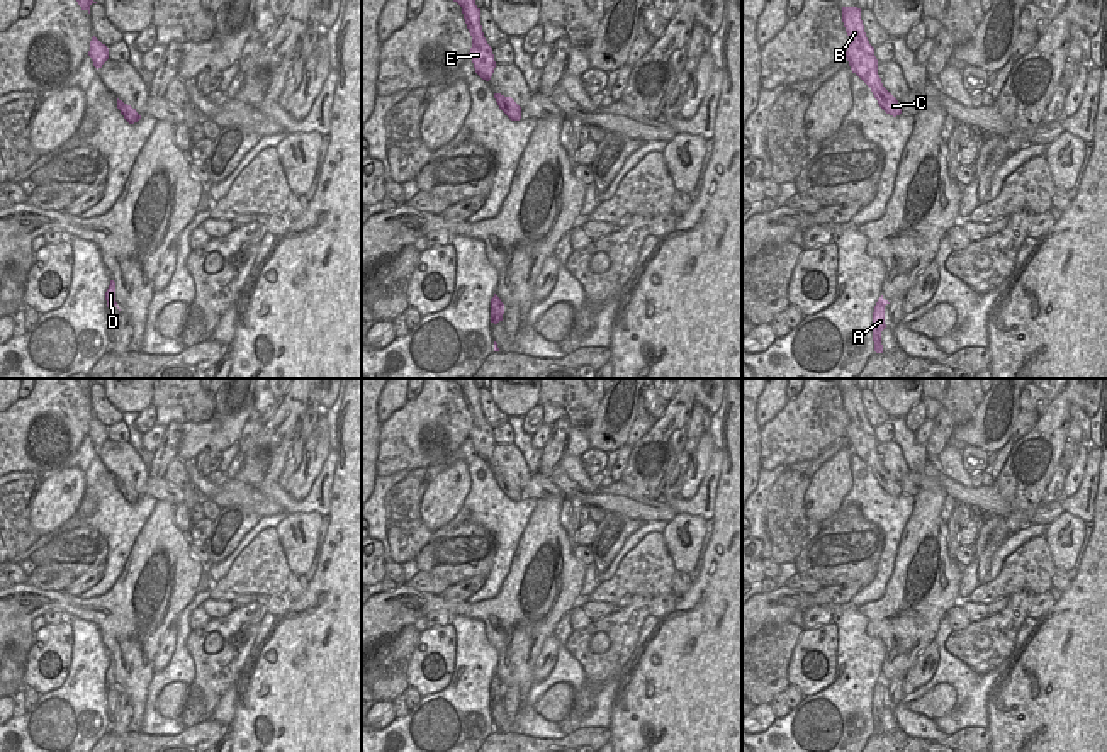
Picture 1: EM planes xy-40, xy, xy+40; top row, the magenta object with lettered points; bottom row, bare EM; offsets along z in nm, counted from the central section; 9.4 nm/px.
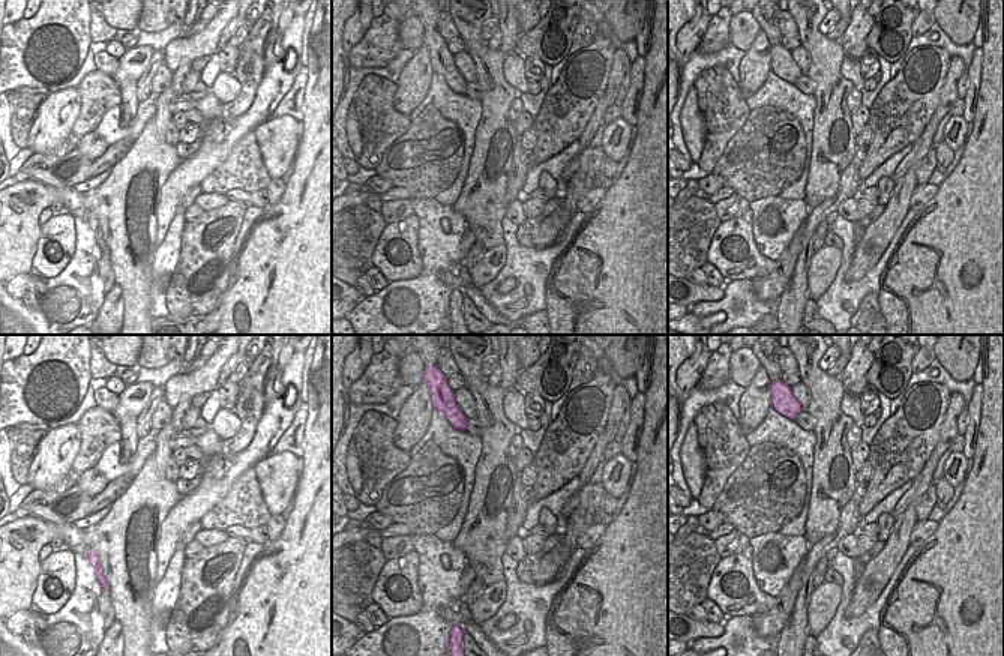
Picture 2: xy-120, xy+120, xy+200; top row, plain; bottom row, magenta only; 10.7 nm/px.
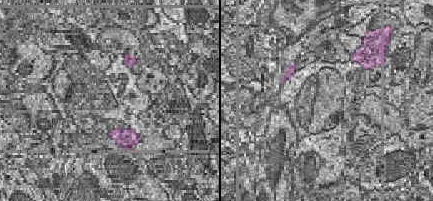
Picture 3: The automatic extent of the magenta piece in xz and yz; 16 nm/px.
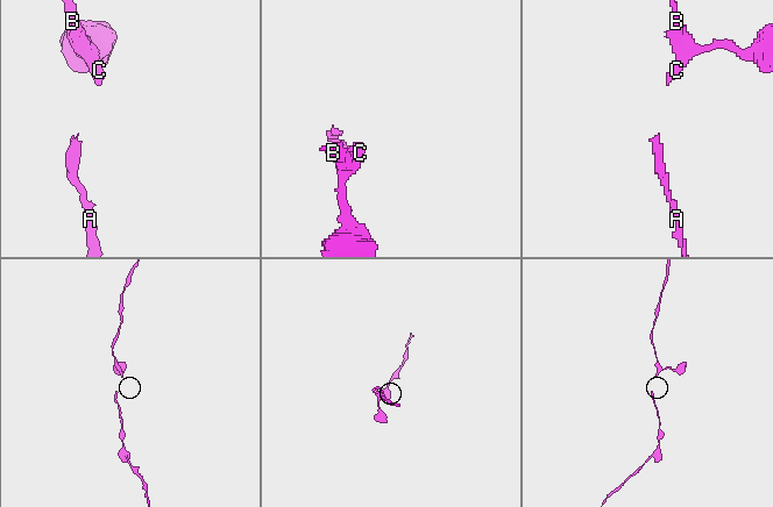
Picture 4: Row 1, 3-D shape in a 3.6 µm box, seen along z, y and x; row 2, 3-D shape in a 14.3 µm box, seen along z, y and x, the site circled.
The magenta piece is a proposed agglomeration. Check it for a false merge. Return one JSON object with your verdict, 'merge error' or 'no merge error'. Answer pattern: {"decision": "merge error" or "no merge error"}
{"decision": "no merge error"}

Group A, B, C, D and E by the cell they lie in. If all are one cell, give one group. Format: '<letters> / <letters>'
A B C D E

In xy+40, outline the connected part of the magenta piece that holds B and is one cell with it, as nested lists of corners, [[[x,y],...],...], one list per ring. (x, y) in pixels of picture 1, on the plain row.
[[[842,387],[842,402],[849,416],[846,440],[852,453],[856,453],[873,472],[879,487],[896,497],[902,494],[898,480],[883,467],[878,455],[878,440],[874,428],[869,424],[861,401],[861,389]]]

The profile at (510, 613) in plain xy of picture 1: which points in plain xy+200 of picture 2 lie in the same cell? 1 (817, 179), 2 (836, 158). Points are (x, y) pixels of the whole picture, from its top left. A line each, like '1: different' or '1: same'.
1: same
2: same

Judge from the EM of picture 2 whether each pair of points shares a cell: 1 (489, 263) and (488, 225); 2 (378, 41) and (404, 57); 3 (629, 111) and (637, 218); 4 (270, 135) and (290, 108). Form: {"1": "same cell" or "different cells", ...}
{"1": "different cells", "2": "different cells", "3": "different cells", "4": "different cells"}

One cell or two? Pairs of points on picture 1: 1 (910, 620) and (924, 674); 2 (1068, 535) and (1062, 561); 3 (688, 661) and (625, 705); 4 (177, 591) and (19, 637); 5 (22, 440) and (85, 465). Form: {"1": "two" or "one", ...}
{"1": "two", "2": "one", "3": "one", "4": "one", "5": "two"}

